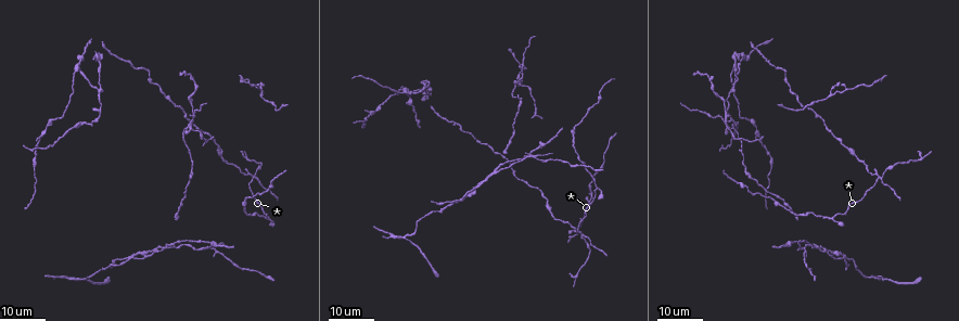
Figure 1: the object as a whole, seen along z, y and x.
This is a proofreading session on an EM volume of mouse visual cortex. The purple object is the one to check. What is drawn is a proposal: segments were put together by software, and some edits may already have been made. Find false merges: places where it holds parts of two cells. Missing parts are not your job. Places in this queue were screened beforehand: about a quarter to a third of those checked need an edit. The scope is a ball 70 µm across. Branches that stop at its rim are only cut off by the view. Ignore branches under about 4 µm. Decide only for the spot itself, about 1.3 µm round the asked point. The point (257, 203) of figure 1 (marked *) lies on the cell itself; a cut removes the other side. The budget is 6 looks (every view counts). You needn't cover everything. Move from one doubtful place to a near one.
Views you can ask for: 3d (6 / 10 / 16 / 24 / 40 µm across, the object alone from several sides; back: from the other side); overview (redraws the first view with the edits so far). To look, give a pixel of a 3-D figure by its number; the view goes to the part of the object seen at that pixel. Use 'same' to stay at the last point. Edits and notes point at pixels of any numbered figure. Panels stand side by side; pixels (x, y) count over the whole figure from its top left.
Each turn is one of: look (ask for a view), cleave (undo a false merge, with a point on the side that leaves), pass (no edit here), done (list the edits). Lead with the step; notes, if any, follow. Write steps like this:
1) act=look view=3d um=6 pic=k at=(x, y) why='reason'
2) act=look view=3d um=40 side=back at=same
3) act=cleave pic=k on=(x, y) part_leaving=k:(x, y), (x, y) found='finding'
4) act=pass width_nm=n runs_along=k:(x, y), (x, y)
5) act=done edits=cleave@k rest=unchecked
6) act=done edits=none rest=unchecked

act=look view=3d um=16 pic=1 at=(255, 177) why='four arms meet'

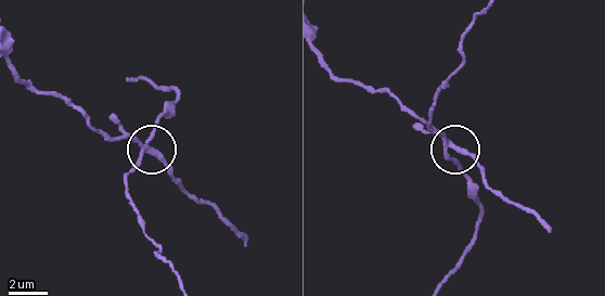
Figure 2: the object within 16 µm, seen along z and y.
act=look view=3d um=6 pic=2 at=(447, 144)

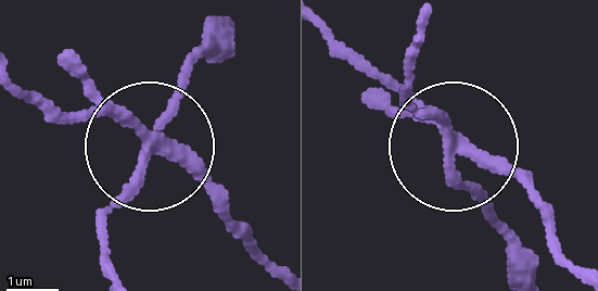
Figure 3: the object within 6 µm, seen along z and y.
act=cleave pic=3 on=(111, 108) arms=4 part_leaving=3:(142, 139), (42, 113), (16, 91) found='two cells meet here'

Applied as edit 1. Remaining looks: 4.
act=look view=3d um=16 pic=1 at=(191, 130) why='four or more arms meet'

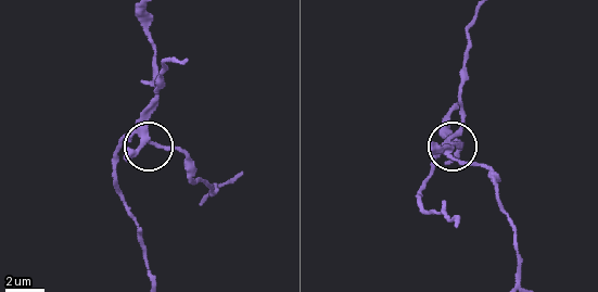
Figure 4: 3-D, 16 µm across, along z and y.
act=look view=3d um=6 pic=4 at=(145, 137)

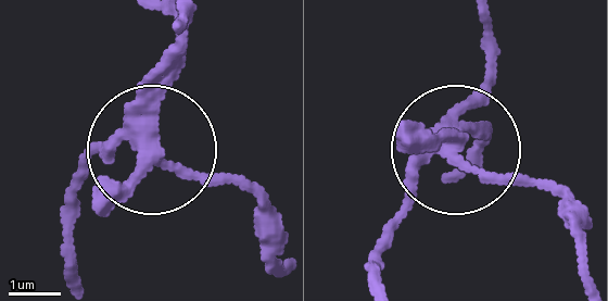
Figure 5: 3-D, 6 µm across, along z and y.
act=cleave pic=5 on=(203, 175) arms=4 found='two cells meet here'

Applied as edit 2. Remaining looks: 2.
act=look view=3d um=24 pic=1 at=(742, 147) why='narrows sharply'

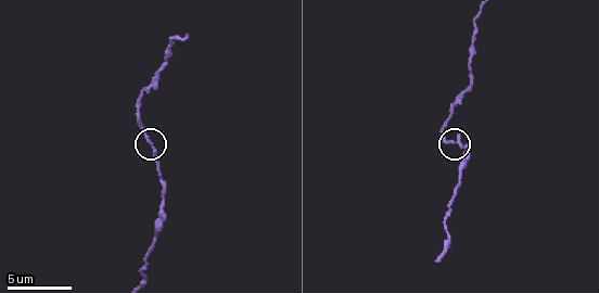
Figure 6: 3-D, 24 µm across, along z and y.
act=look view=3d um=6 pic=6 at=(148, 141) why='closer look'

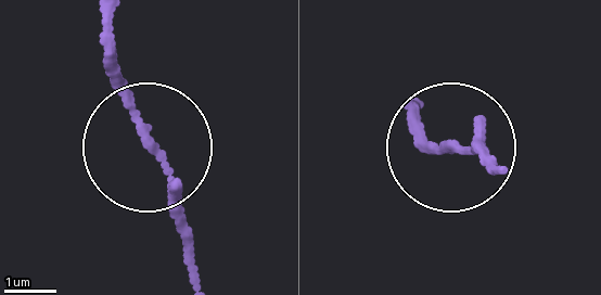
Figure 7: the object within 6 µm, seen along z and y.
act=pass runs_along=7:(501, 166), (433, 141), (407, 102) found='all the same cell'

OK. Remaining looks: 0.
act=done edits=cleave@3,cleave@5 rest=unchecked

